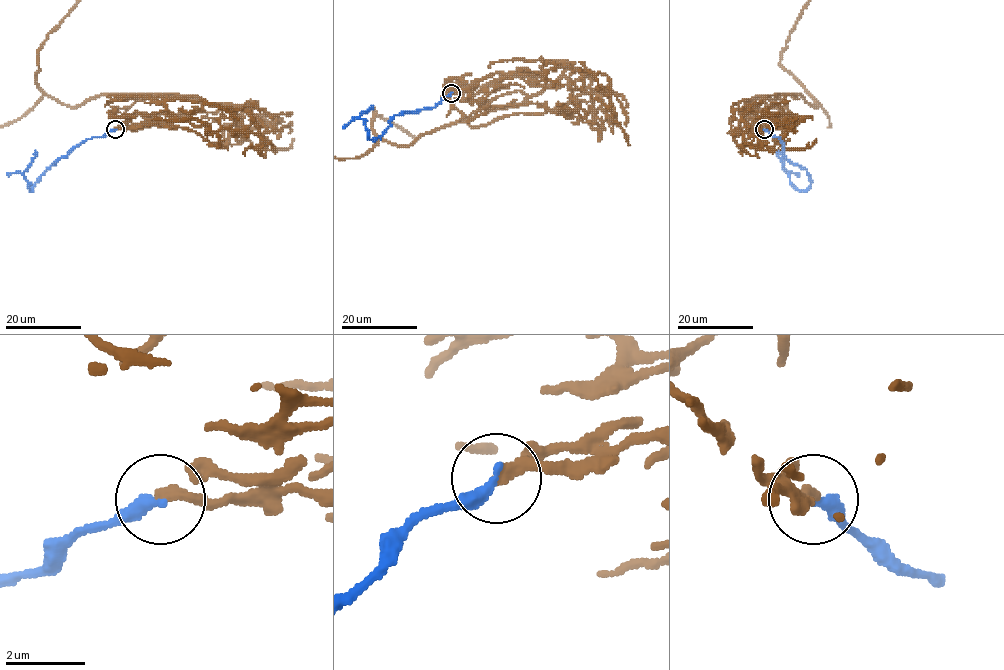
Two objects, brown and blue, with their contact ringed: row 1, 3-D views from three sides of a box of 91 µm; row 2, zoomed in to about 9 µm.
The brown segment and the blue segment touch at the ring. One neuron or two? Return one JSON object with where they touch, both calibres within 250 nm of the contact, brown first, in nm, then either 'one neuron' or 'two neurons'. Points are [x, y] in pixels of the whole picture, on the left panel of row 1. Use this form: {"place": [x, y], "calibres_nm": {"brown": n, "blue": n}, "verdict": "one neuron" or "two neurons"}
{"place": [115, 129], "calibres_nm": {"brown": 320, "blue": 320}, "verdict": "two neurons"}

